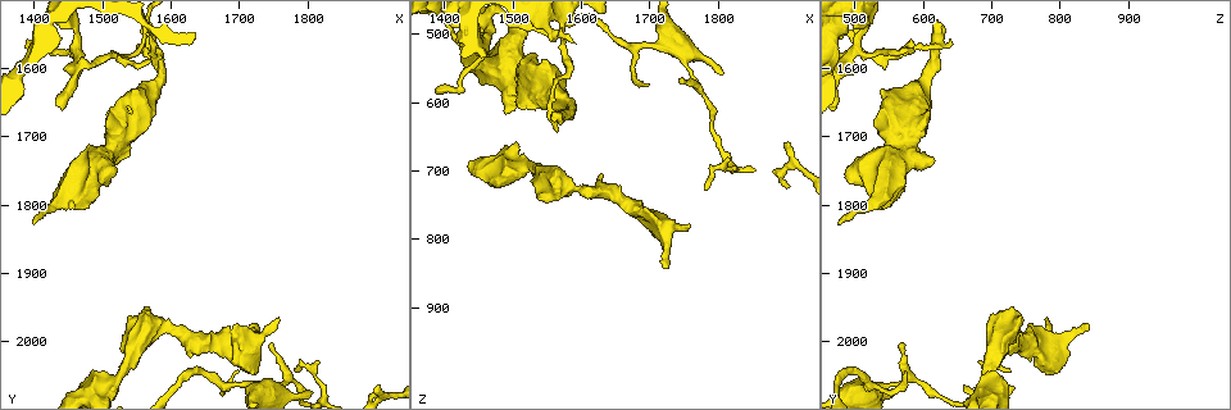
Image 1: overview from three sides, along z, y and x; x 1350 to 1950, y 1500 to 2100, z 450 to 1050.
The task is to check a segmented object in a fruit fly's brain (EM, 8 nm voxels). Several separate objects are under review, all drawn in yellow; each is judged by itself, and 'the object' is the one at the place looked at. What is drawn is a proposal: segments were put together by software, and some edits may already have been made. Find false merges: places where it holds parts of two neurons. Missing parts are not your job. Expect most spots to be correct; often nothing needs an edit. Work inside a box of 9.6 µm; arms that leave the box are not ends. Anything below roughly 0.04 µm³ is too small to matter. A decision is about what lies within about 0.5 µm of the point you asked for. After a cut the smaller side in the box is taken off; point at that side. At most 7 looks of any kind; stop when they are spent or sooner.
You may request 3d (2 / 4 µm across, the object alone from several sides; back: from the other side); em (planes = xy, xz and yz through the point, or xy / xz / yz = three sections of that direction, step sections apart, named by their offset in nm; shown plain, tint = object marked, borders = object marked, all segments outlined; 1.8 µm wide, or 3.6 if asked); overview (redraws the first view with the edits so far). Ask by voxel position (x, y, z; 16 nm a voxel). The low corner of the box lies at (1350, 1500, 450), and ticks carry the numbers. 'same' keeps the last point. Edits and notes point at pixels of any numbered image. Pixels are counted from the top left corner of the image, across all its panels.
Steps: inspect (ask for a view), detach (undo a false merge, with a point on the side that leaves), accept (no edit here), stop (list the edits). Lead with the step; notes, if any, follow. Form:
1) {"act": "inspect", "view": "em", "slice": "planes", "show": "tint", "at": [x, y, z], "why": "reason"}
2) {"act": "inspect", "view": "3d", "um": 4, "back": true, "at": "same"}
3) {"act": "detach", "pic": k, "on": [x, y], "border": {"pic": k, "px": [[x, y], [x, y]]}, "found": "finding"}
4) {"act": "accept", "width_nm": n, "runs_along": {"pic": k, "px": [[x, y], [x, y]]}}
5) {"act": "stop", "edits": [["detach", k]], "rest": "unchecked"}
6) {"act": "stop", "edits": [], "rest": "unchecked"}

{"act": "inspect", "view": "3d", "um": 2, "at": [1570, 1560, 500], "why": "calibre changes"}

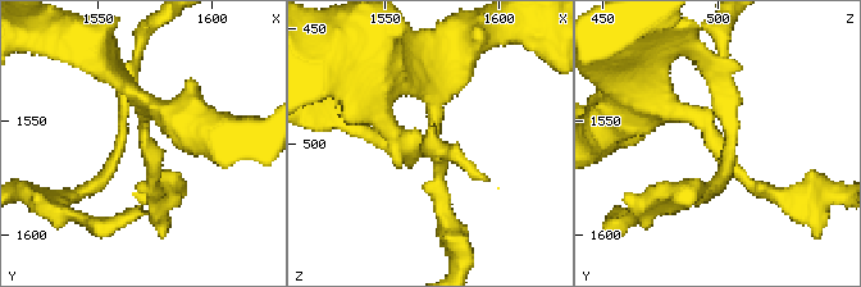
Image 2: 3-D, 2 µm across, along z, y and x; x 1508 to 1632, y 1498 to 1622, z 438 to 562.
{"act": "inspect", "view": "em", "slice": "planes", "show": "tint", "at": [1571, 1559, 499]}

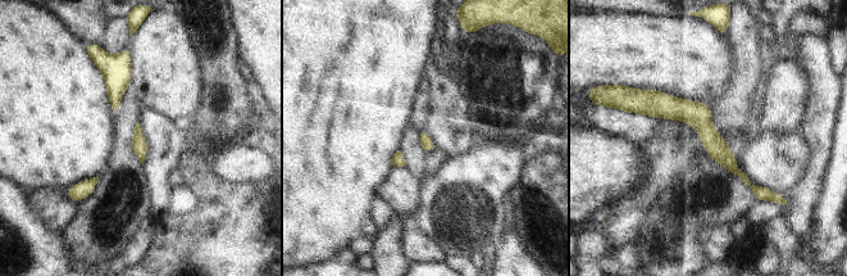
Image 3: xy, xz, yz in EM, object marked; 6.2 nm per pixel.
{"act": "accept", "found": "continuous, no second neuron"}

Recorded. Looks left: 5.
{"act": "inspect", "view": "3d", "um": 2, "back": true, "at": [1465, 1560, 500]}

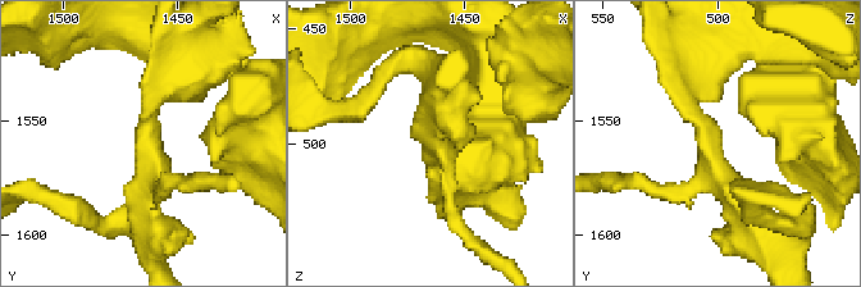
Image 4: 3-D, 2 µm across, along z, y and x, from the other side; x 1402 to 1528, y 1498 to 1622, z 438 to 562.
{"act": "inspect", "view": "em", "slice": "xy", "step": 8, "show": "tint", "at": [1461, 1561, 502]}

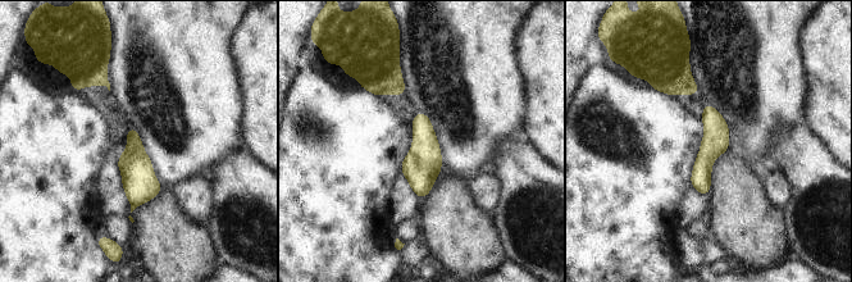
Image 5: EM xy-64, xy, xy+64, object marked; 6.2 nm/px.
{"act": "inspect", "view": "em", "slice": "xz", "step": 16, "show": "borders", "at": "same", "why": "another direction"}

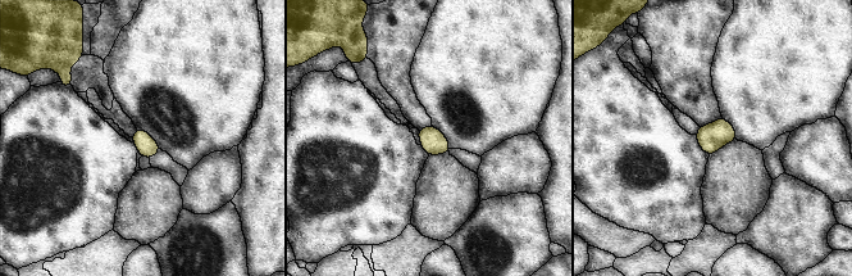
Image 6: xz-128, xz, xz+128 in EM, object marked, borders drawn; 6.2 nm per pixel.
{"act": "accept", "found": "one neuron here"}

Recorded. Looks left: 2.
{"act": "inspect", "view": "em", "slice": "planes", "show": "plain", "at": [1755, 2060, 560], "why": "thick turns thin"}

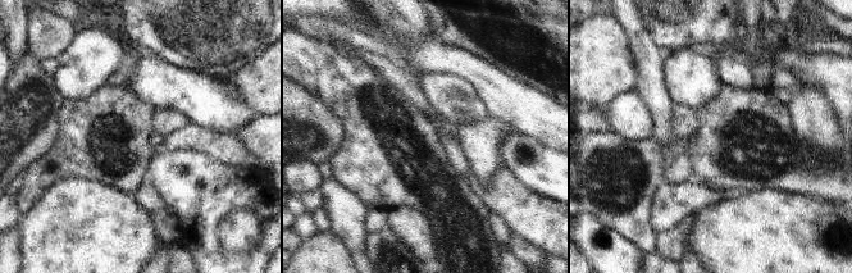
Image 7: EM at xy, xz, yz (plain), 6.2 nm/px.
{"act": "inspect", "view": "em", "slice": "planes", "show": "tint", "at": "same"}

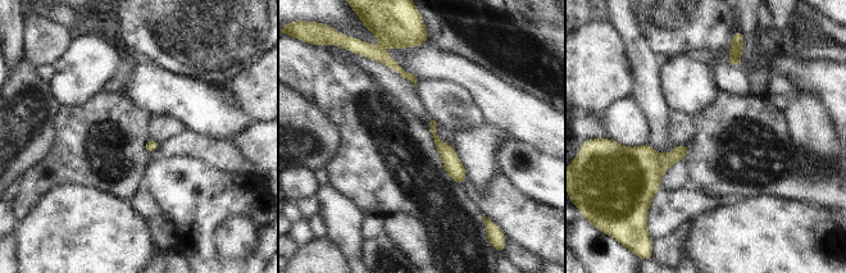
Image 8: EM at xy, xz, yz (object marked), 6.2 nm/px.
{"act": "accept", "found": "all the same neuron"}

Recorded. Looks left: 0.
{"act": "stop", "edits": [], "rest": "unchecked"}

